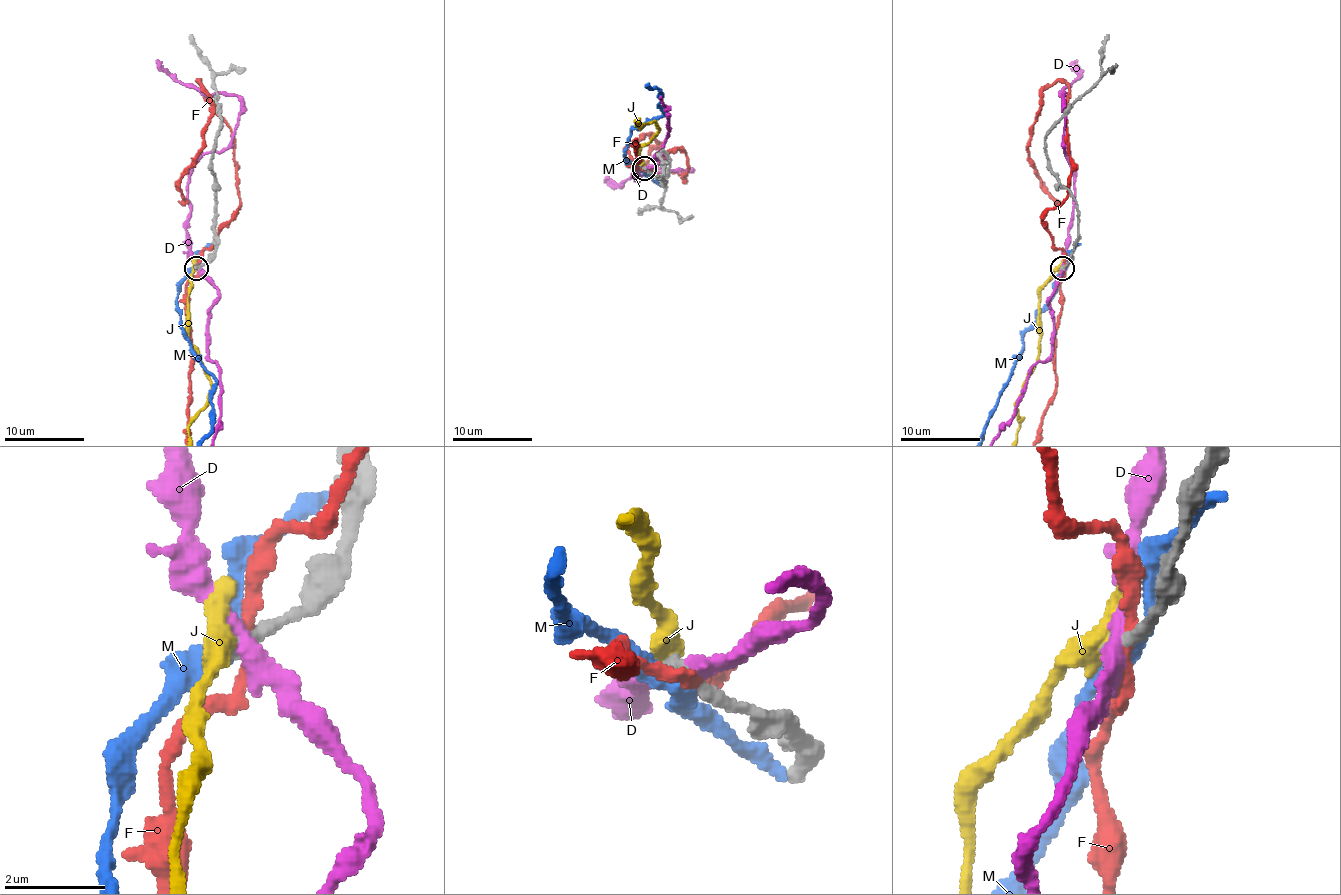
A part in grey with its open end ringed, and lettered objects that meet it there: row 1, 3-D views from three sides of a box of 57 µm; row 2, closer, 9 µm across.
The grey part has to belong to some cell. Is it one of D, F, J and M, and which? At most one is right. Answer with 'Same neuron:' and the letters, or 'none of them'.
Same neuron: none of them

